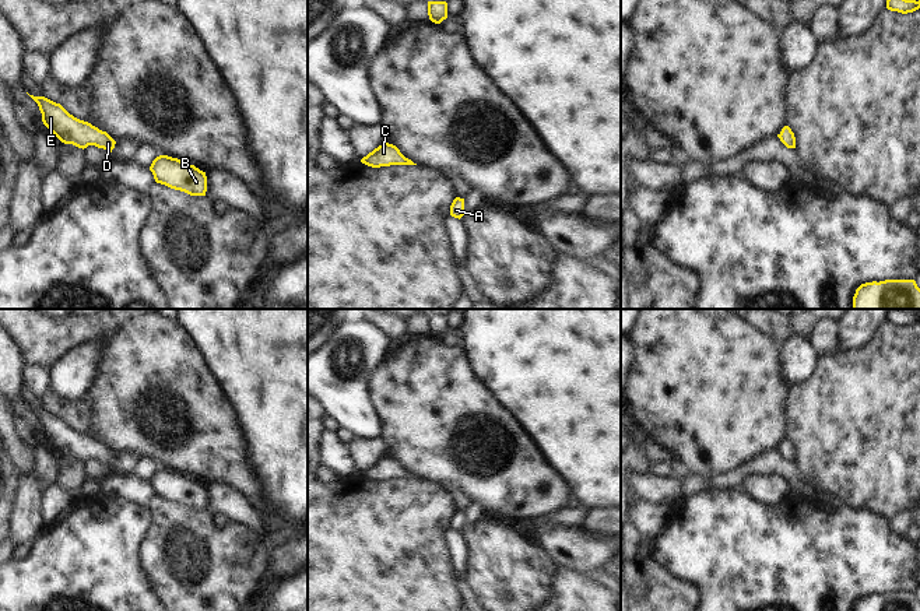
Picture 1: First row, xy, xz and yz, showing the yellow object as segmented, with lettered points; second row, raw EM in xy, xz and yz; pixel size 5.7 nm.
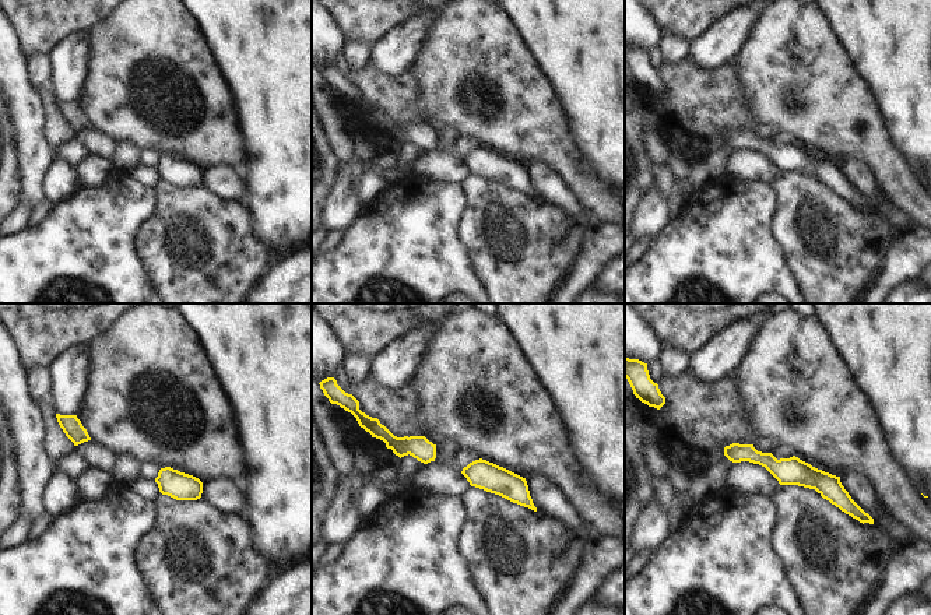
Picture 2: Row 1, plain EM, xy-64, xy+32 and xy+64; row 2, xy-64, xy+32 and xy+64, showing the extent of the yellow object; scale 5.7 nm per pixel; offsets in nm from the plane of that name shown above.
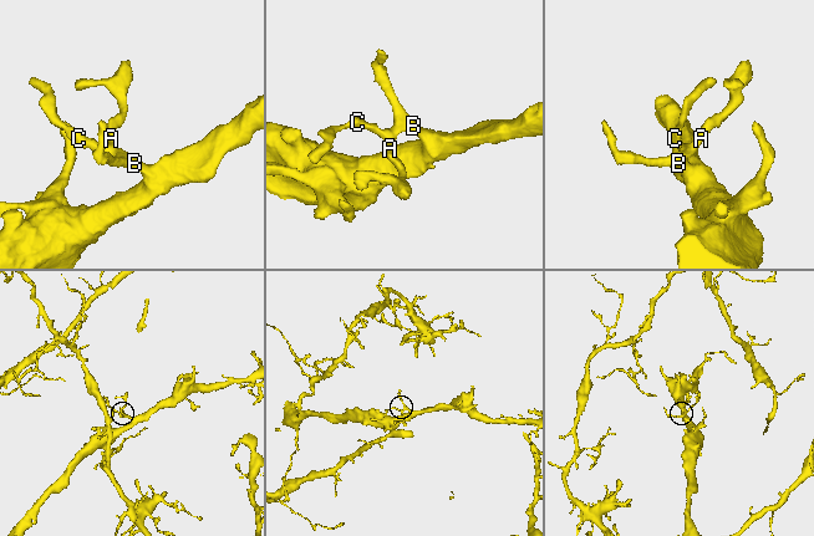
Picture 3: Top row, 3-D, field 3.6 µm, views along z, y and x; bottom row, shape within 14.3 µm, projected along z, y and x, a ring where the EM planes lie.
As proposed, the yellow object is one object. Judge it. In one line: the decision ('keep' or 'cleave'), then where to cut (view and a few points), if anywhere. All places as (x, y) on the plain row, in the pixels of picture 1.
keep; cut none

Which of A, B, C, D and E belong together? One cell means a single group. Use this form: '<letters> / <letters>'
A B C D E

